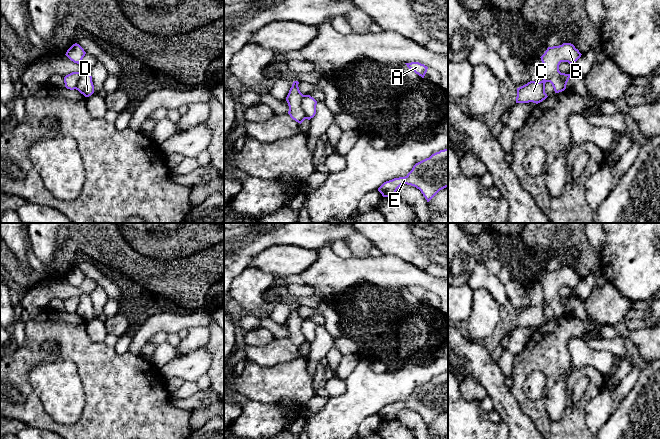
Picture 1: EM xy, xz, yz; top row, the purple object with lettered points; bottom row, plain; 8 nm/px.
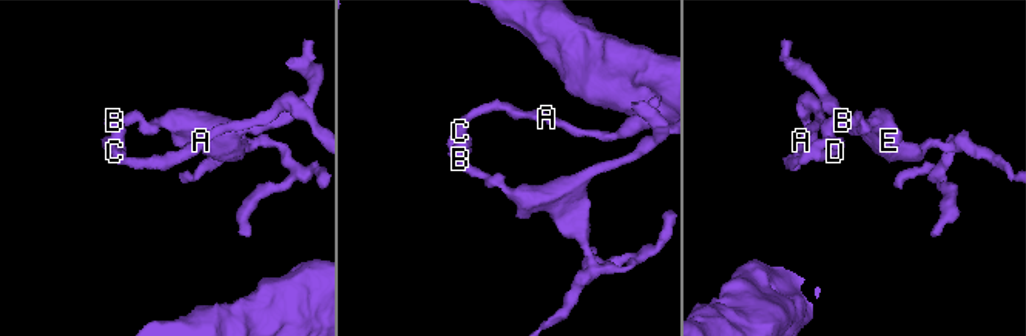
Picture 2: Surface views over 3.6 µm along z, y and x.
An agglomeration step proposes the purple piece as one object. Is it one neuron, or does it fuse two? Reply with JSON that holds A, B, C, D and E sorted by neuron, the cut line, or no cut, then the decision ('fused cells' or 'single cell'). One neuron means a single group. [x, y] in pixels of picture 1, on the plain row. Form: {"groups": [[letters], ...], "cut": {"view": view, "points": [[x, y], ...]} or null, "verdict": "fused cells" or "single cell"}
{"groups": [["A", "C"], ["B", "D", "E"]], "cut": {"view": "xz", "points": [[303, 319], [301, 333], [306, 342]]}, "verdict": "fused cells"}

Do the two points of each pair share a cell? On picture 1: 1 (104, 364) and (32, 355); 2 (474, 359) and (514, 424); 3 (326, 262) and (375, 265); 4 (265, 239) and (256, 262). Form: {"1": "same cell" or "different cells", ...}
{"1": "same cell", "2": "same cell", "3": "same cell", "4": "different cells"}

